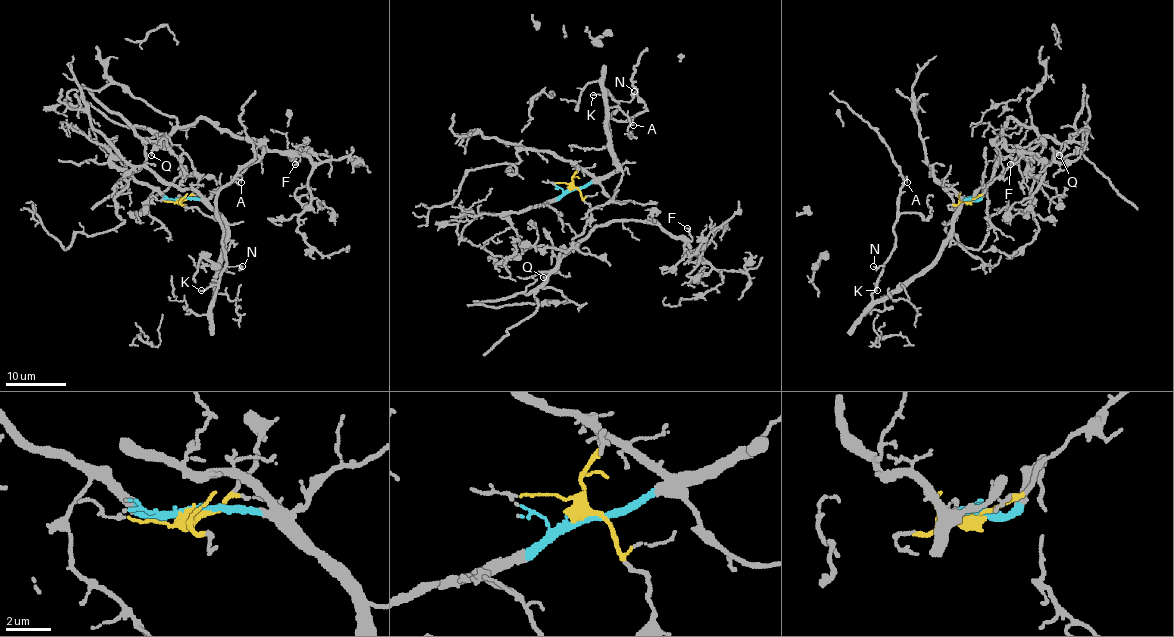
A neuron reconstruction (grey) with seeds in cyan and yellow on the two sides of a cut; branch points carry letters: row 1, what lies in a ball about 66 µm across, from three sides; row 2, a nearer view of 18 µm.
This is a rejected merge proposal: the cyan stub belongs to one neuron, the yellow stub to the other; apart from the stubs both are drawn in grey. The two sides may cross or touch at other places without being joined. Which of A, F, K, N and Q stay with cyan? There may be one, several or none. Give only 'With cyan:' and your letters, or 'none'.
With cyan: A, K, N

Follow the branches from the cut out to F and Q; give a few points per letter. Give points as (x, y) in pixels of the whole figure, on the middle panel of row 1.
F: (573, 187), (591, 219), (562, 257), (610, 221), (651, 221), (691, 240), (686, 228)
Q: (573, 187), (589, 206), (591, 219), (571, 245), (559, 254), (557, 266), (545, 278), (542, 277)

